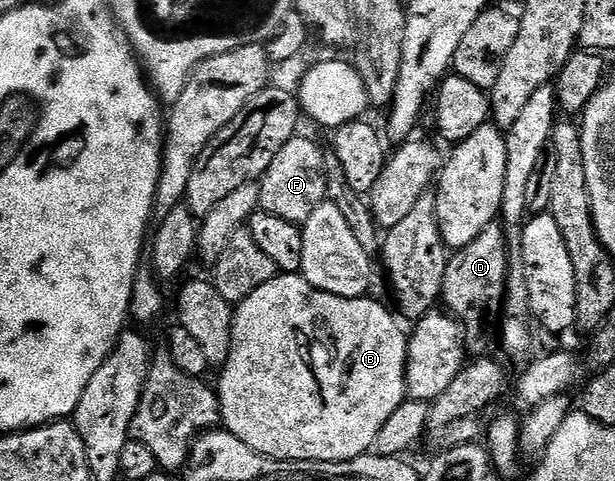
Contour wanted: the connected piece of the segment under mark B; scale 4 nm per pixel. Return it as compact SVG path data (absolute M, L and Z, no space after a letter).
M276 274L268 282L256 286L252 294L237 301L231 322L230 353L225 364L221 365L222 377L219 378L218 384L216 383L218 404L222 408L221 423L225 431L240 438L240 442L244 442L261 456L271 456L274 460L340 462L367 455L374 448L374 440L380 434L384 422L392 418L392 410L396 410L396 406L400 406L403 400L407 399L406 352L410 348L407 329L402 329L403 321L393 311L390 313L380 301L370 299L369 295L344 298L336 294L328 294L312 286L301 274Z

